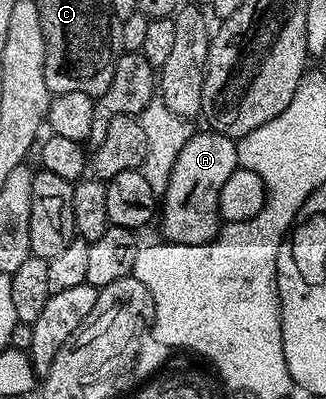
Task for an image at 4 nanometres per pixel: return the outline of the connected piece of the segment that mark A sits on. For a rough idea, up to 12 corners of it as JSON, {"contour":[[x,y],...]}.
{"contour":[[197,131],[182,146],[158,224],[198,246],[222,227],[218,193],[236,140]]}

